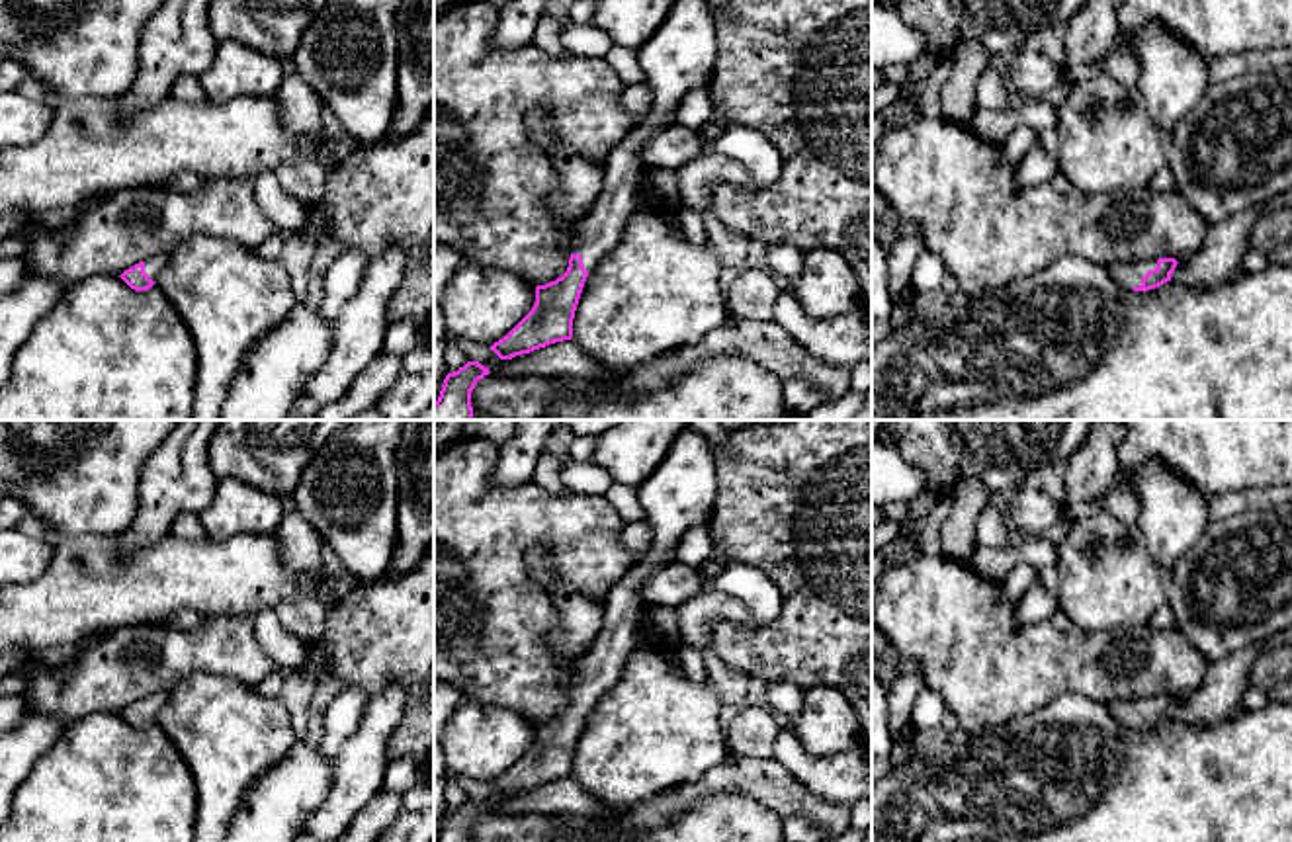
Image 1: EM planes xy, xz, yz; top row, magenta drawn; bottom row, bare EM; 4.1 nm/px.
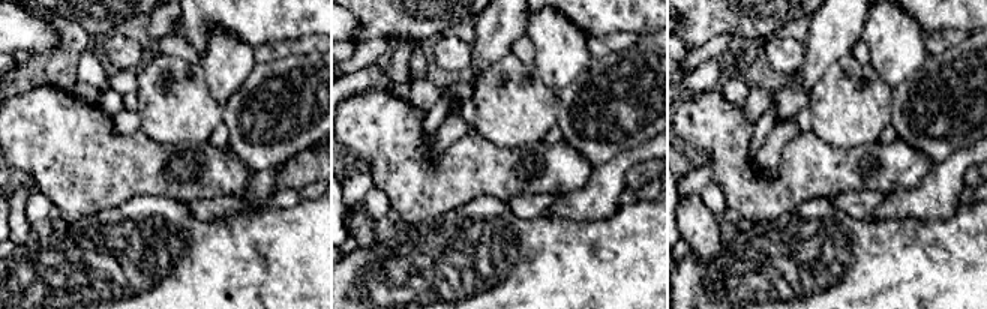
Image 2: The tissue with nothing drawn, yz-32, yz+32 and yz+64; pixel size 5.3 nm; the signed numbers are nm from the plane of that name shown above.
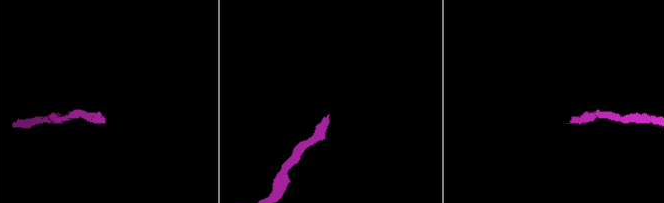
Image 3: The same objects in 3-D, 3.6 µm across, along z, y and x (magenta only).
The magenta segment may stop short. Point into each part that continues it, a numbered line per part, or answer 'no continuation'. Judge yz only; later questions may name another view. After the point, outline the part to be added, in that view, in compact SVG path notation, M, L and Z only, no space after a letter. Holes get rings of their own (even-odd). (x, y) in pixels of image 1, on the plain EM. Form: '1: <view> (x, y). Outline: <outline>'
1: yz (1128, 712). Outline: M1132 697L1132 699L1108 703L1108 709L1122 725L1132 727L1132 725L1140 725L1143 713L1155 705L1157 705L1157 697Z

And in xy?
1: xy (153, 704). Outline: M158 692L158 694L147 695L145 697L145 711L152 719L156 719L156 715L160 713L160 709L166 705L166 699L168 699L168 692Z

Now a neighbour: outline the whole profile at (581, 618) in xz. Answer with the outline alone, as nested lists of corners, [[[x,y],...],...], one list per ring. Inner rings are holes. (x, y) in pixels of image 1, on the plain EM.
[[[541,549],[530,553],[528,570],[534,582],[547,588],[559,615],[559,623],[547,633],[555,658],[582,658],[602,629],[606,598],[590,598],[559,582]]]

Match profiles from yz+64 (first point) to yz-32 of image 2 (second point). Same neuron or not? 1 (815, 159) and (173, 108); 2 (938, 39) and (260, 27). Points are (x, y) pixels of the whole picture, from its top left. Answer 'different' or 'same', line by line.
1: different
2: different

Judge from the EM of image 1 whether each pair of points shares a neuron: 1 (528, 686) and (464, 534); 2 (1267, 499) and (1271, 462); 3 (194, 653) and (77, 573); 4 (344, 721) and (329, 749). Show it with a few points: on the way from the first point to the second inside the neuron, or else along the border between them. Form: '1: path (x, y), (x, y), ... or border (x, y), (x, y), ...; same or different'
1: path (495, 649), (491, 606), (473, 589), (472, 571); same
2: border (1271, 487), (1234, 489), (1224, 495); different
3: border (161, 624), (118, 626), (112, 630); different
4: path (339, 727), (331, 743); same

